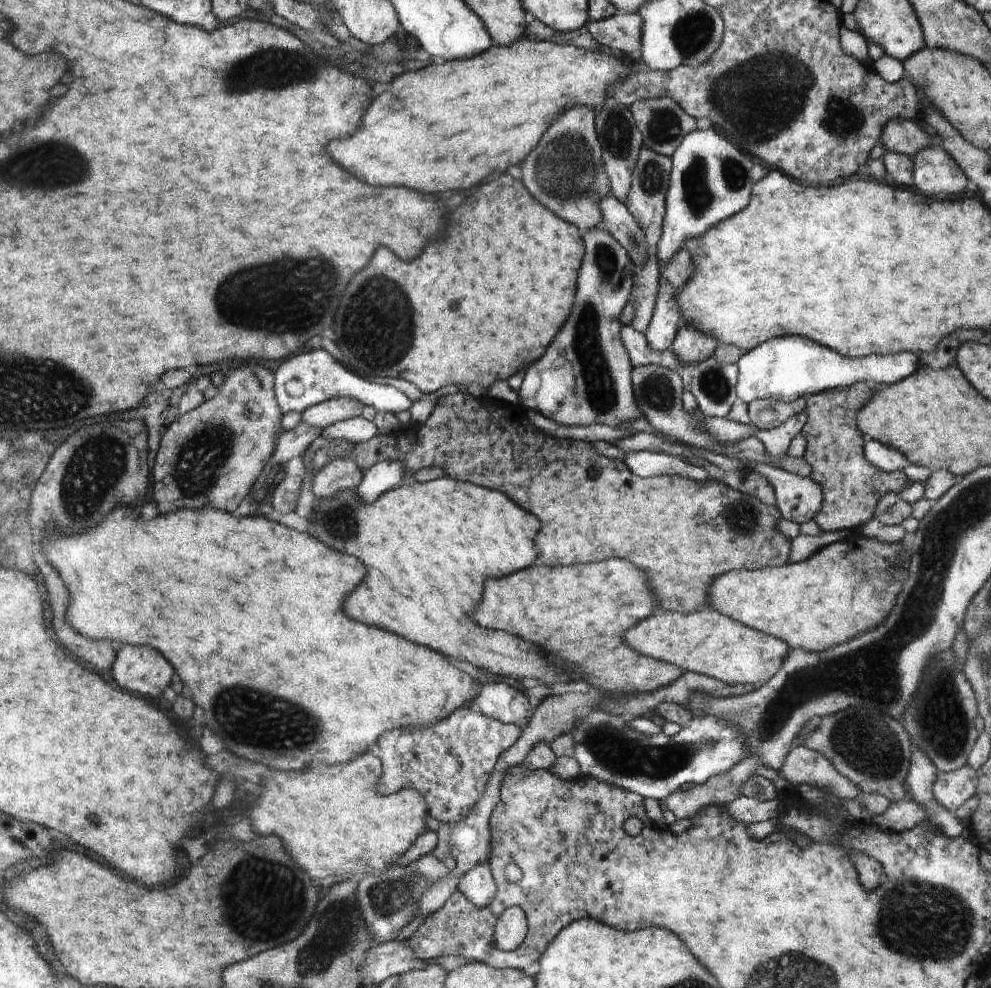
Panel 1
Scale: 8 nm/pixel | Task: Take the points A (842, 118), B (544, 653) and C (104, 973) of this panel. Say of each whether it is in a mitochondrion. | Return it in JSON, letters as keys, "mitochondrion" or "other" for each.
{"A":"mitochondrion","B":"other","C":"other"}

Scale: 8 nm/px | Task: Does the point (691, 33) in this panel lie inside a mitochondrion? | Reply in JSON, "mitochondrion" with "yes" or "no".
{"mitochondrion":"yes"}

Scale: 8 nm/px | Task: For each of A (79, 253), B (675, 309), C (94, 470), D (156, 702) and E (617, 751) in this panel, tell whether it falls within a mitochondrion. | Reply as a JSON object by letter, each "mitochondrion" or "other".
{"A":"other","B":"other","C":"mitochondrion","D":"other","E":"mitochondrion"}

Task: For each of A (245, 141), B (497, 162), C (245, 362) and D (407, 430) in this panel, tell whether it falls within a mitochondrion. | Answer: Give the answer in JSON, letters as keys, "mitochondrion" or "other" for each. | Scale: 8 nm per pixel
{"A":"other","B":"other","C":"other","D":"other"}

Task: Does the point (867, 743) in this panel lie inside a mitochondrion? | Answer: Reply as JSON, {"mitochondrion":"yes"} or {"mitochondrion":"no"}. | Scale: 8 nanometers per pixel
{"mitochondrion":"yes"}

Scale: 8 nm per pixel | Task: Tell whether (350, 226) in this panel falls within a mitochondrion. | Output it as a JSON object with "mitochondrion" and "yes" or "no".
{"mitochondrion":"no"}

